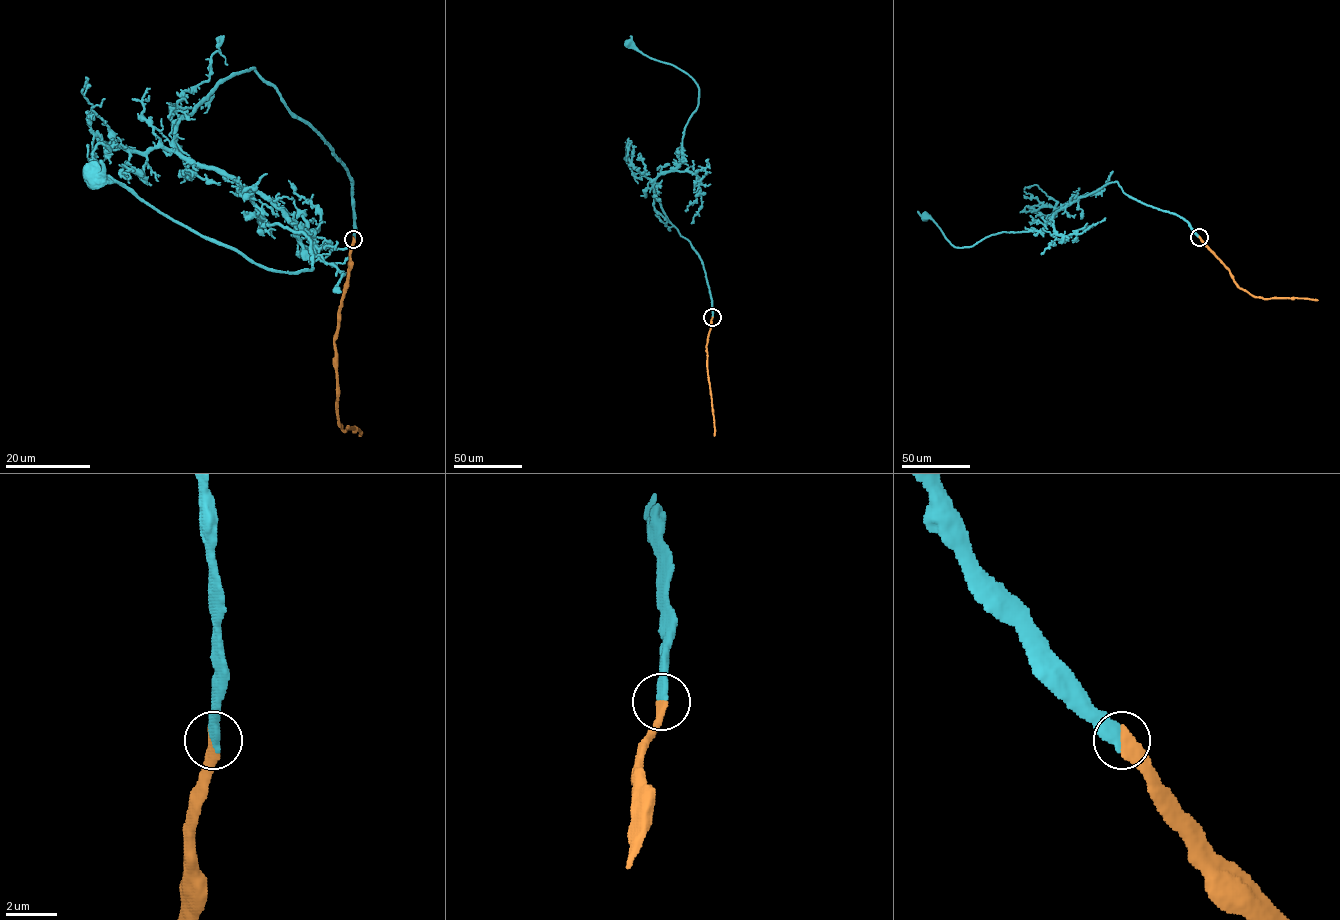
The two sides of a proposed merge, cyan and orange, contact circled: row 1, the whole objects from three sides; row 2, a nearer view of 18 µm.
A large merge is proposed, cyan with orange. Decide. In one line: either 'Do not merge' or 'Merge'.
Merge

